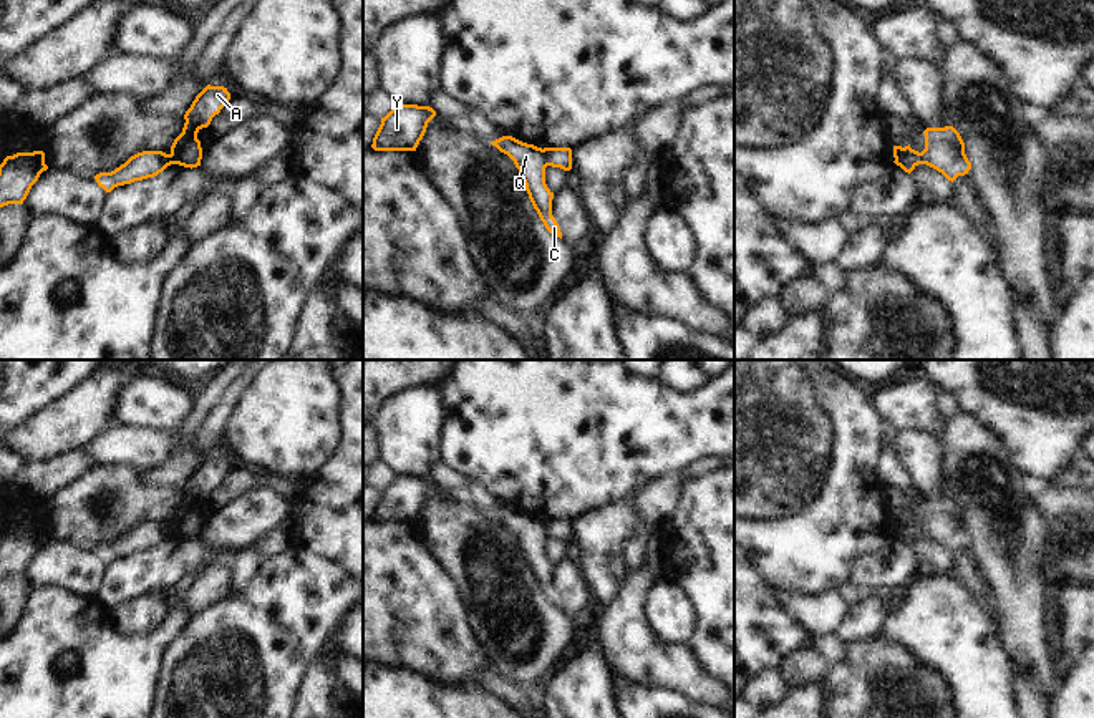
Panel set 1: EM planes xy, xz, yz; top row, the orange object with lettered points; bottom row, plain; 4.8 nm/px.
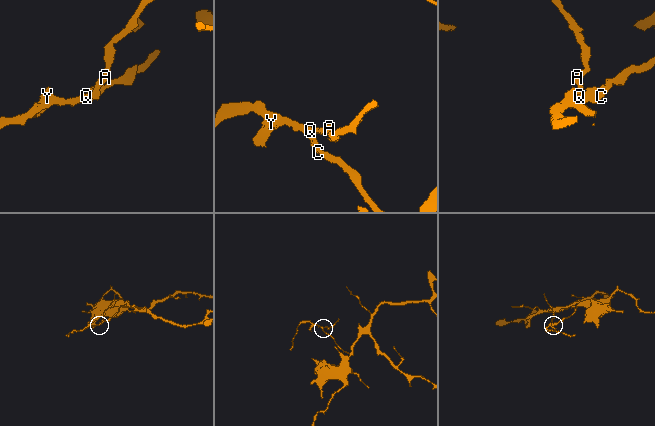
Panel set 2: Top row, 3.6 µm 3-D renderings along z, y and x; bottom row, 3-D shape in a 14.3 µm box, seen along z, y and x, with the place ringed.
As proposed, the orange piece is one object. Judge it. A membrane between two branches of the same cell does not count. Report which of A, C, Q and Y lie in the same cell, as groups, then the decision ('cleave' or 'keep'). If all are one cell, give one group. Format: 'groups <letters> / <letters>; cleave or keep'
groups A / C Q Y; cleave

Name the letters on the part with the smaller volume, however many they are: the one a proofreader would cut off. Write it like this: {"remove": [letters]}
{"remove": ["A"]}

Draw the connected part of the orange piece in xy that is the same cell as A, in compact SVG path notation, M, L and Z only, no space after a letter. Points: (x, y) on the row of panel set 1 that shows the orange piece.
M211 85L196 96L184 114L186 123L182 133L171 146L171 159L174 164L191 169L201 166L202 148L197 133L211 124L212 118L220 113L229 99L230 93L227 88Z

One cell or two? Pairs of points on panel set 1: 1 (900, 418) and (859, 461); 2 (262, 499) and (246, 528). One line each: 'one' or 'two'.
1: two
2: one

